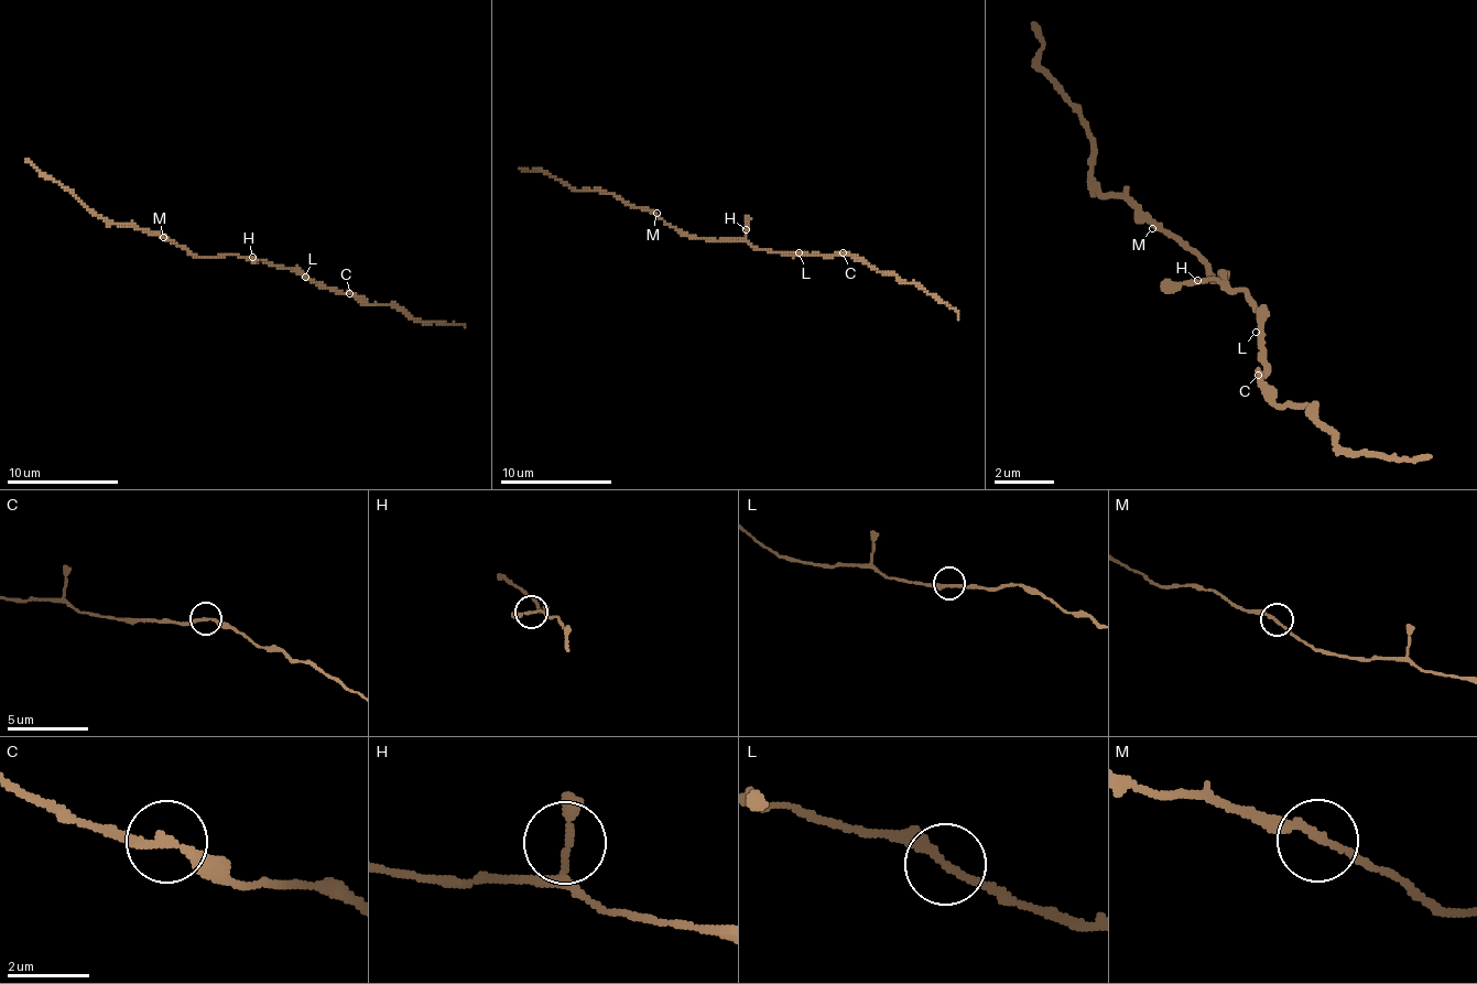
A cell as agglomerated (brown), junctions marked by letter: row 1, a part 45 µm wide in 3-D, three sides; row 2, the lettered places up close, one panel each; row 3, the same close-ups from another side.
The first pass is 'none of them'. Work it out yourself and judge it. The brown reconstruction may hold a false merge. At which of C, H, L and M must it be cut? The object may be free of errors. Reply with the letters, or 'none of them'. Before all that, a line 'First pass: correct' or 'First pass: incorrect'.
First pass: correct
none of them

